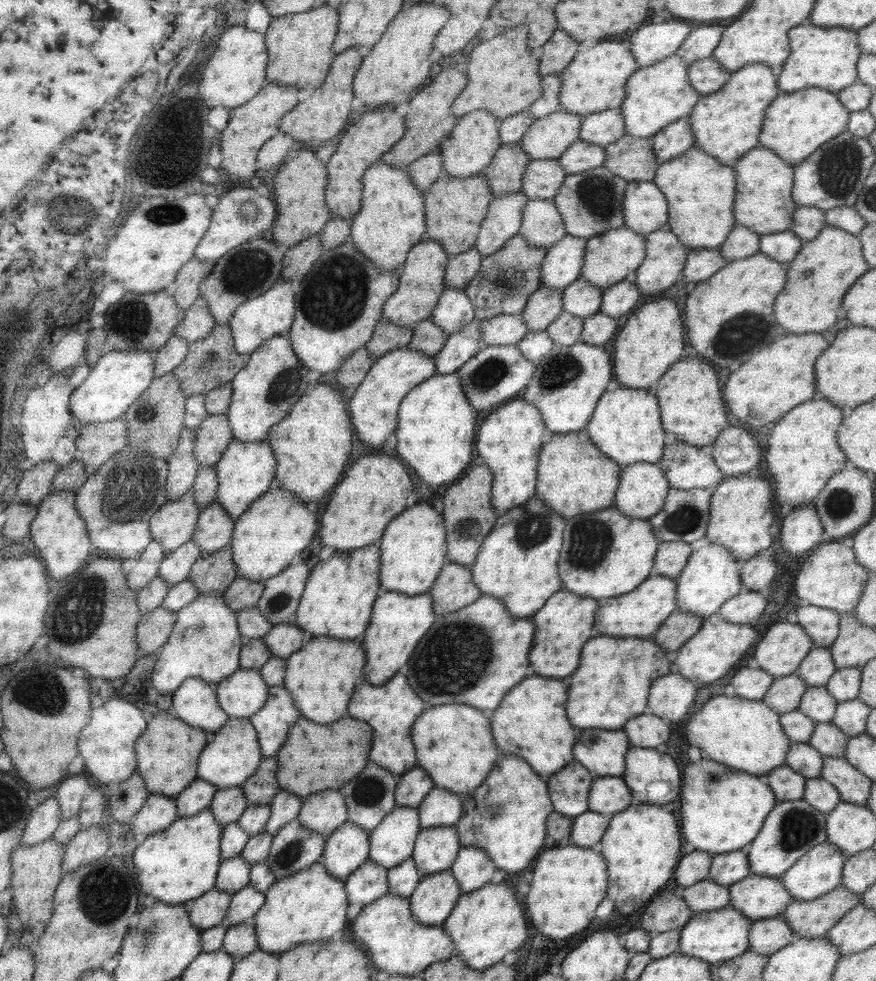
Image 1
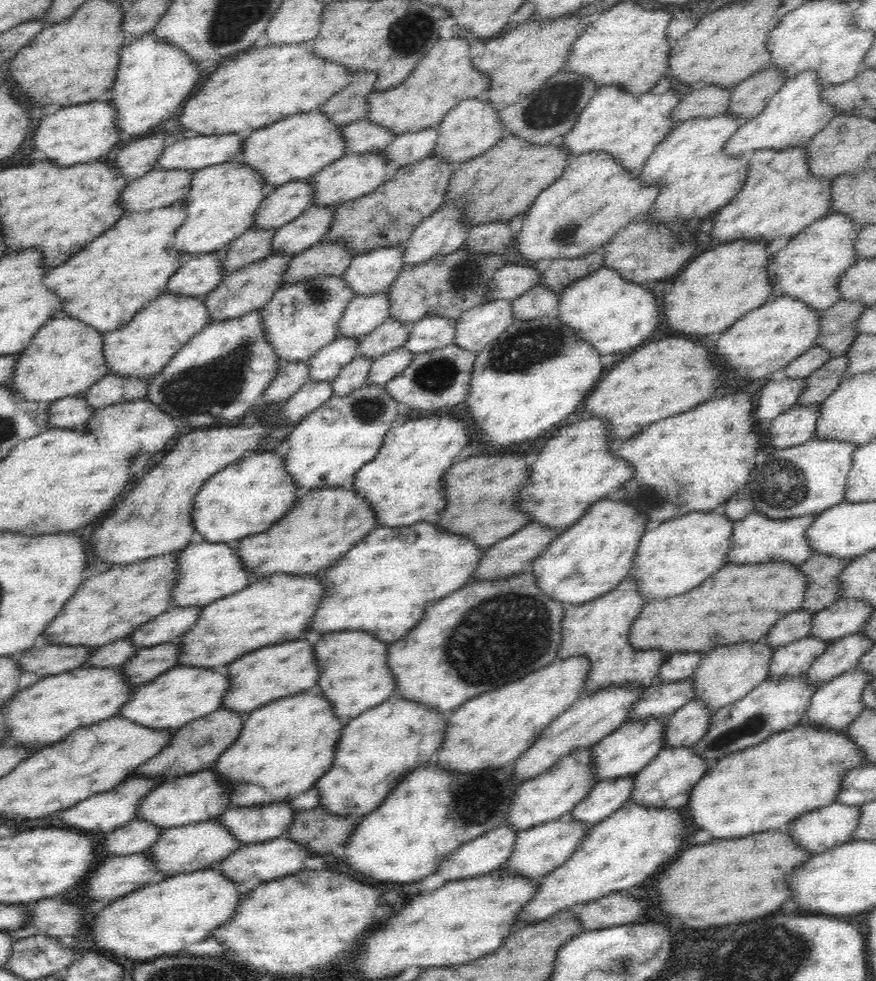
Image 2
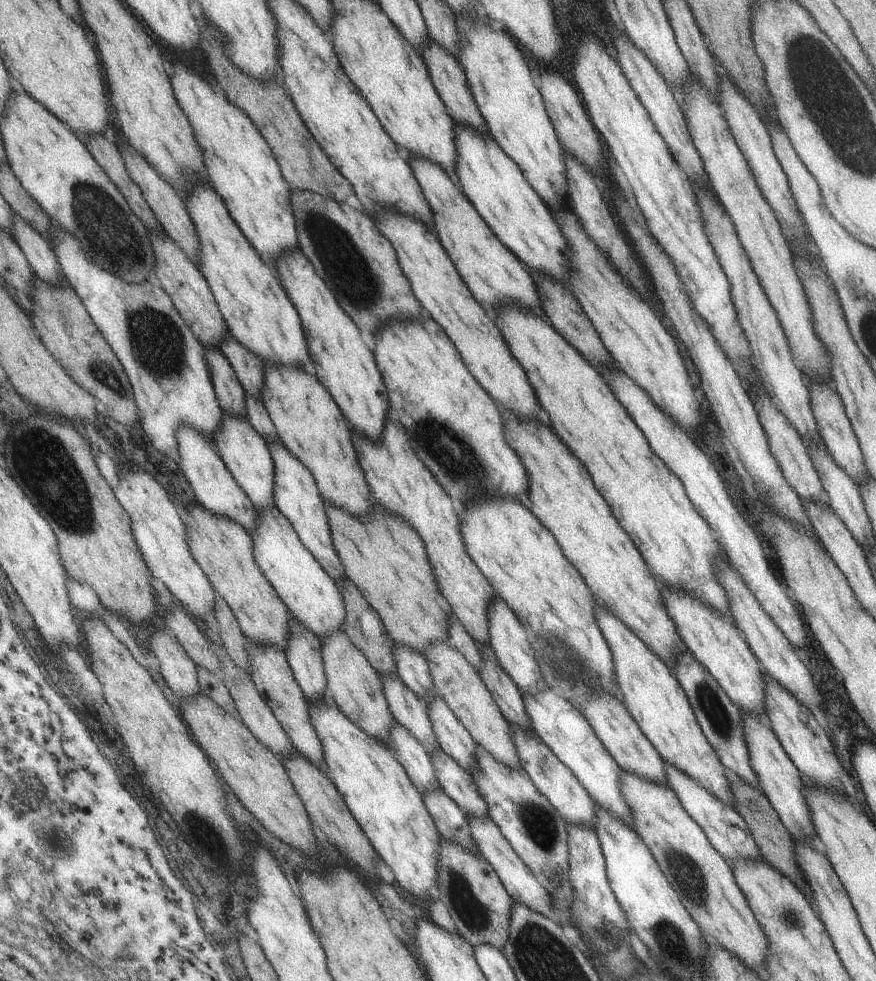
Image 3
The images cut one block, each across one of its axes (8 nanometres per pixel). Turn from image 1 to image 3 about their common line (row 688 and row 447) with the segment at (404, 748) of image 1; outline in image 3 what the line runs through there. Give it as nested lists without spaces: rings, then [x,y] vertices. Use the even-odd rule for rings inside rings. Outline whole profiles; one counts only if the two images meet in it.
[[[387,416],[382,435],[379,435],[378,441],[369,440],[357,433],[352,433],[351,436],[352,444],[356,450],[357,462],[363,471],[363,478],[365,479],[365,472],[367,472],[367,484],[369,484],[369,490],[375,496],[377,504],[381,504],[383,508],[387,508],[389,512],[393,512],[395,516],[405,520],[411,528],[415,528],[417,536],[423,540],[427,560],[439,592],[450,606],[451,616],[459,621],[465,632],[475,642],[485,646],[489,645],[487,644],[488,624],[486,614],[490,602],[495,598],[495,594],[487,579],[479,572],[479,569],[465,552],[465,545],[459,530],[460,518],[455,512],[449,495],[439,486],[438,482],[435,482],[435,478],[432,474],[429,474],[427,467],[416,457],[409,444],[405,429],[398,425],[397,421],[389,421]]]

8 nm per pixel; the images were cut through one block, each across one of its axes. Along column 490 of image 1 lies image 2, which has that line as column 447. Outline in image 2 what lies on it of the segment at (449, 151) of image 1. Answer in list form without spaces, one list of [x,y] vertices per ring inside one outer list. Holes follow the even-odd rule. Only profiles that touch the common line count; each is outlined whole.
[[[485,96],[460,101],[437,127],[439,137],[433,154],[459,165],[492,148],[502,140],[506,132],[498,108],[498,105],[492,104]]]

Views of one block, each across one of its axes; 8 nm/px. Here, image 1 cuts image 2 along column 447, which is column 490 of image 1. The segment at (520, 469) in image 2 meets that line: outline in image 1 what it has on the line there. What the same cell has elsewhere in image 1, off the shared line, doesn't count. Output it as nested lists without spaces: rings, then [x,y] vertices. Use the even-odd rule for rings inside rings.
[[[470,466],[461,477],[441,490],[443,494],[443,508],[441,518],[445,526],[446,551],[444,558],[446,563],[454,563],[469,568],[476,558],[481,541],[493,528],[497,516],[490,506],[491,473],[485,466]]]

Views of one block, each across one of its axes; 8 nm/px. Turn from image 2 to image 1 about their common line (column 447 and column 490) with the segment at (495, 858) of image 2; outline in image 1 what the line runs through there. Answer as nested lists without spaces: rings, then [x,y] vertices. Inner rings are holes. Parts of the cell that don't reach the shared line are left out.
[[[461,847],[455,860],[451,863],[449,872],[455,878],[459,890],[465,894],[489,883],[496,869],[483,850]]]

